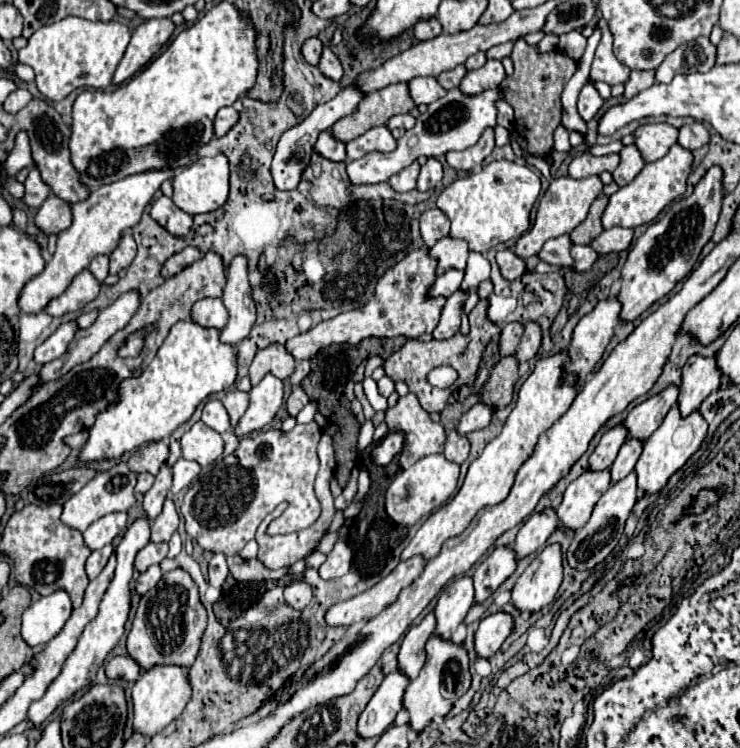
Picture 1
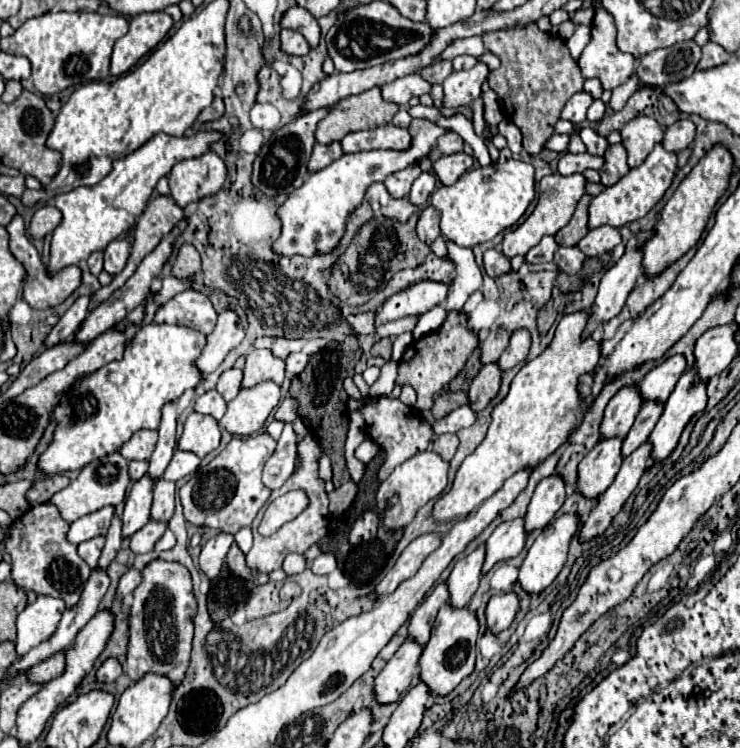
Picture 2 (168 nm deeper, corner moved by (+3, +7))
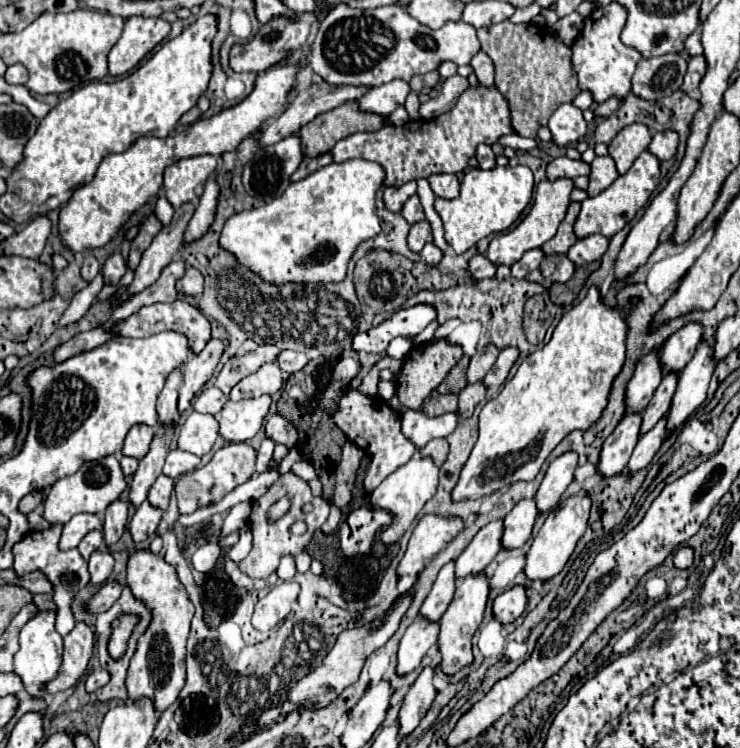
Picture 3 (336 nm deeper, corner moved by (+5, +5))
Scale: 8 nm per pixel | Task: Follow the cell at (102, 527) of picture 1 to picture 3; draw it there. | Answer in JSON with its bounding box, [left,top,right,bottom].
[60,513,102,551]

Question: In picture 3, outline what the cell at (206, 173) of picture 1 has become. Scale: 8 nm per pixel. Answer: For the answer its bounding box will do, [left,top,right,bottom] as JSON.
[164,155,216,207]

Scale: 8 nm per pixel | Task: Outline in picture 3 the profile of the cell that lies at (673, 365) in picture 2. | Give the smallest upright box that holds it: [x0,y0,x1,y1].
[660,321,702,371]

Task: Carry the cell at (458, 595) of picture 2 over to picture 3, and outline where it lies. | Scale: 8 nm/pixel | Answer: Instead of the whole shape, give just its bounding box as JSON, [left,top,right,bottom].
[456,519,504,577]

